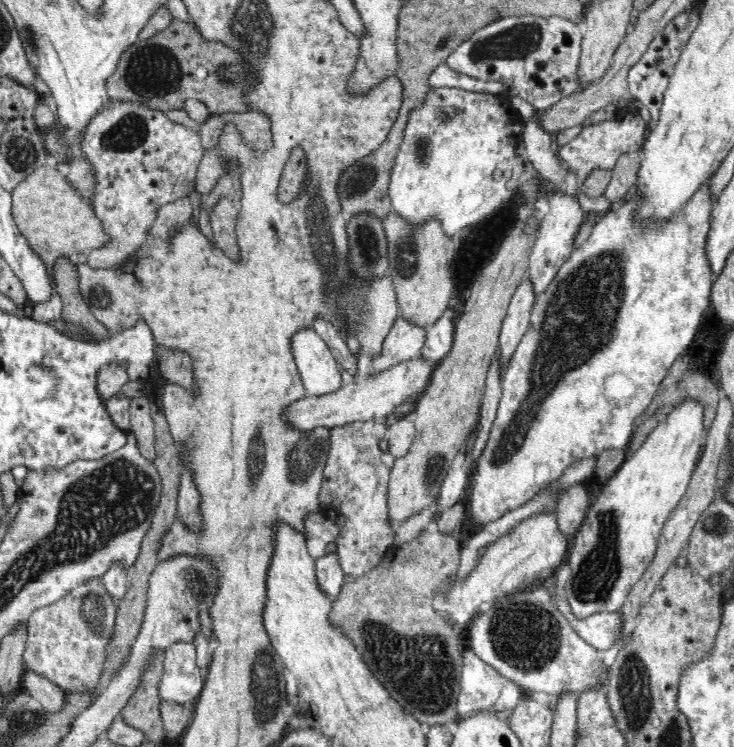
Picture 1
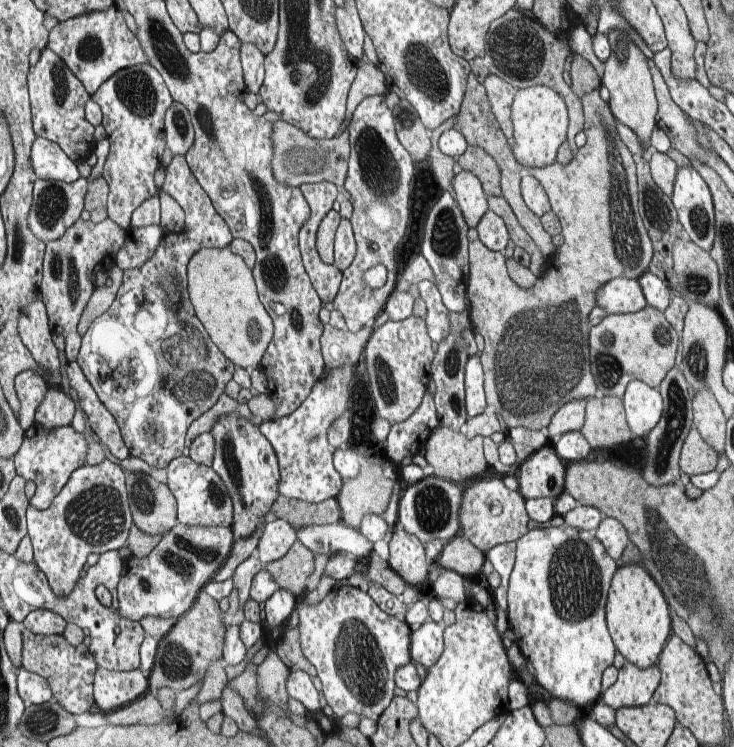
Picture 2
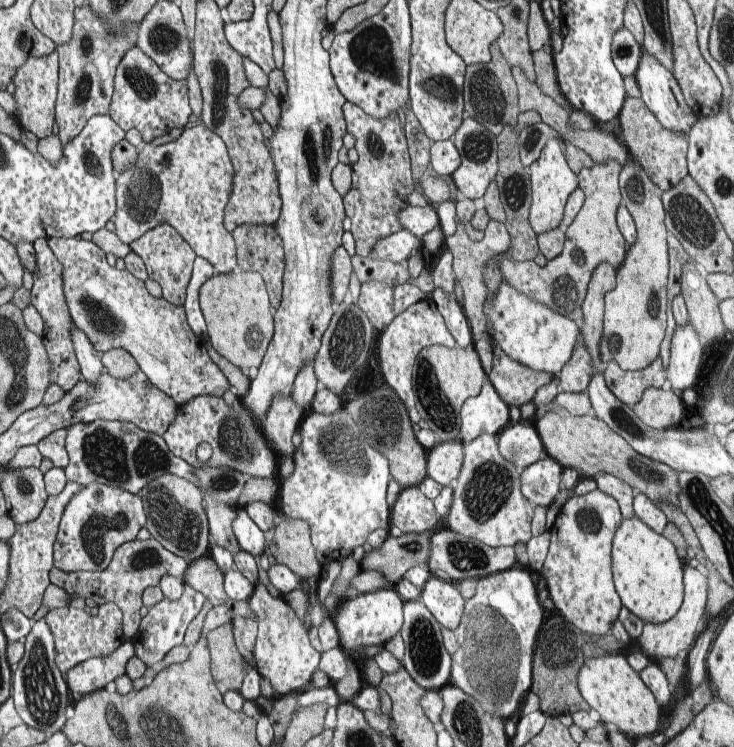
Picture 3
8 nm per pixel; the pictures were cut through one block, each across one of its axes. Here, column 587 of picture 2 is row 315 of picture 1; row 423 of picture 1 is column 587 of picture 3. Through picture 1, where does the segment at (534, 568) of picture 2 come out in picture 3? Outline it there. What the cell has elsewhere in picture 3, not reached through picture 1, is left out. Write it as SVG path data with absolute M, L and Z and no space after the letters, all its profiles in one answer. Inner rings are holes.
M598 488L585 495L573 495L566 504L562 506L550 532L550 546L546 560L540 573L543 577L543 585L549 592L549 599L556 606L558 614L562 615L576 628L590 636L591 639L611 634L612 624L618 619L618 613L622 608L612 574L612 540L616 534L616 528L622 522L622 513L618 502L608 496L605 491Z

